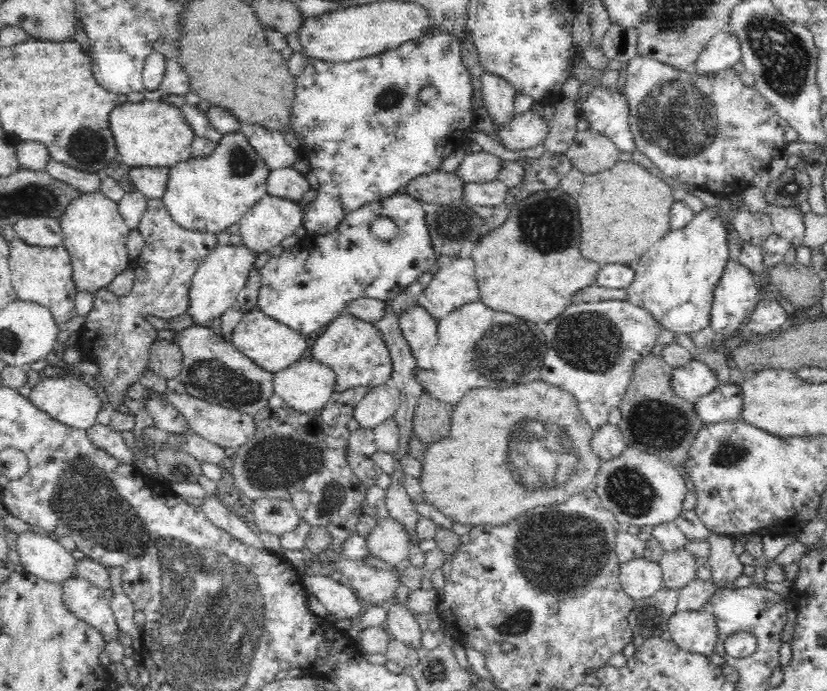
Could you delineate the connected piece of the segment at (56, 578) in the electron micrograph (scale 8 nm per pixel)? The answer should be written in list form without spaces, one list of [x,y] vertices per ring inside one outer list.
[[[24,532],[15,536],[15,540],[20,563],[26,571],[54,584],[78,577],[78,560],[48,535]]]

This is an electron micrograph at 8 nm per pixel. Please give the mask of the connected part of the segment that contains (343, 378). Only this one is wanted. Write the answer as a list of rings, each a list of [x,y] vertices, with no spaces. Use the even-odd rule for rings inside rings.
[[[348,312],[336,318],[315,340],[311,356],[316,357],[336,371],[336,388],[340,392],[355,386],[374,388],[390,382],[393,362],[389,348],[383,341],[379,329]]]

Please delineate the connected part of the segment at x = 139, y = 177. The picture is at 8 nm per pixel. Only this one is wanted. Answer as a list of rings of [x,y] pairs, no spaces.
[[[165,166],[131,167],[129,176],[137,190],[144,193],[146,198],[162,199],[166,194],[170,169]]]

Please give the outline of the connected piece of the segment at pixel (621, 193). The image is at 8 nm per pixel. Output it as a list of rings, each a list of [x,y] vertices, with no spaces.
[[[627,156],[611,169],[587,175],[579,192],[580,220],[582,220],[582,254],[601,265],[635,265],[656,242],[660,242],[671,231],[671,212],[674,206],[672,187],[660,177],[648,172],[642,164],[632,162]]]

